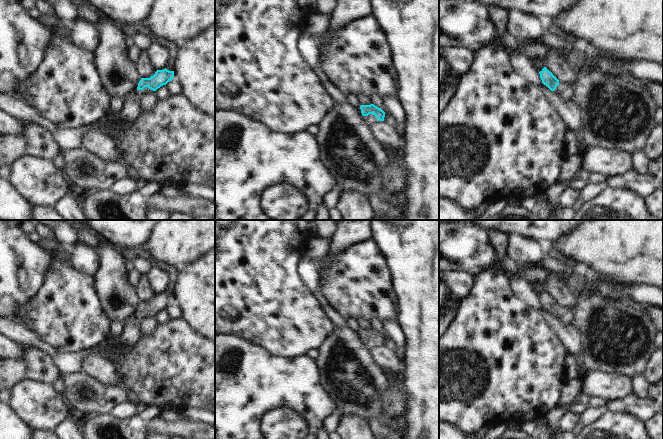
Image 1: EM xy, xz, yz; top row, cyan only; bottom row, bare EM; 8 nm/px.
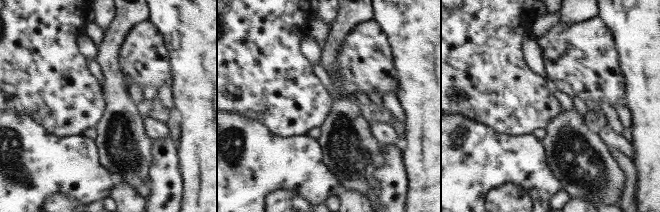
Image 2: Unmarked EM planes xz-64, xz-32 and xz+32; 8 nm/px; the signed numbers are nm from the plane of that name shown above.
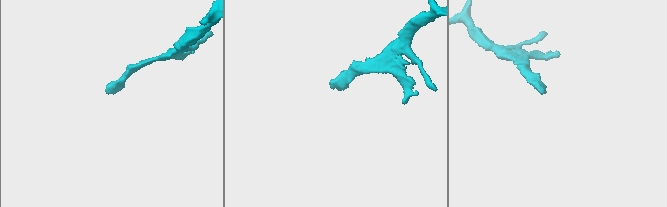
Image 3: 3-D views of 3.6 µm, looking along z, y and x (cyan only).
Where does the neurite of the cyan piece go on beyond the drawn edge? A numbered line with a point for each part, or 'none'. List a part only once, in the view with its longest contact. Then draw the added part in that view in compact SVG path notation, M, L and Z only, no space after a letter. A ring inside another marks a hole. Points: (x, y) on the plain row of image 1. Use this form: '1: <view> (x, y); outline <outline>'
1: xz (370, 343); outline M360 331L358 332L358 334L359 334L359 336L360 336L362 342L363 342L363 344L365 345L365 347L366 347L367 349L371 350L371 349L374 348L374 347L379 347L379 346L381 346L381 345L379 345L379 344L375 341L375 339L373 339L373 338L369 338L368 340L363 340L362 337L361 337Z

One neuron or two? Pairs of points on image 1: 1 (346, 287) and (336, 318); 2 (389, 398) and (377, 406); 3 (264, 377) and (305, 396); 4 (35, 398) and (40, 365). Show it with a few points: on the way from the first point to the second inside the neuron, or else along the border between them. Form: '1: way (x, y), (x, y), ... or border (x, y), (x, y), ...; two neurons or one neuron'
1: border (324, 294), (328, 302), (345, 320); two neurons
2: border (389, 378), (380, 393), (385, 411), (379, 421); two neurons
3: way (274, 382), (291, 382), (295, 386); one neuron
4: border (54, 384), (24, 379), (15, 386); two neurons

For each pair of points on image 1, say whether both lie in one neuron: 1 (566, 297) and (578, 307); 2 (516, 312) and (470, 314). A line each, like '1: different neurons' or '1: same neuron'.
1: different neurons
2: same neuron

